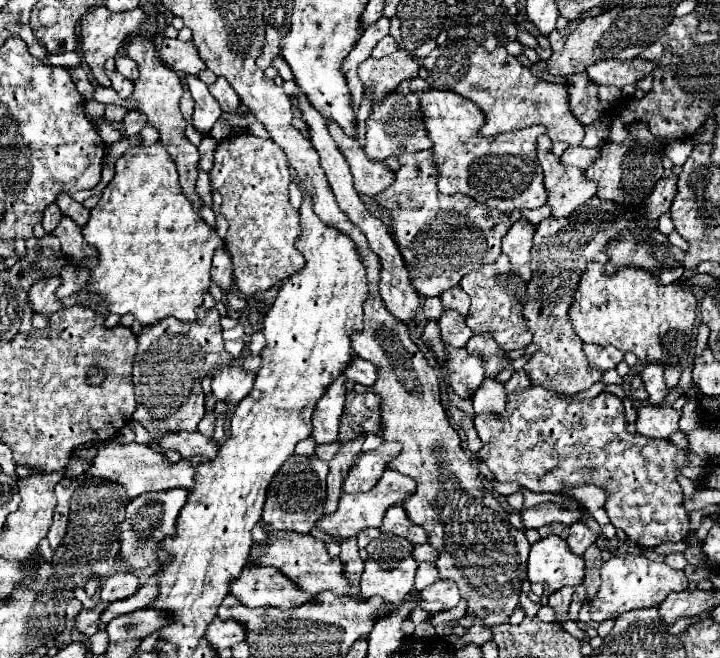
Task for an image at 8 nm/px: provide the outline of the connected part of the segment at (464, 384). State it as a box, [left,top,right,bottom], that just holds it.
[446,346,486,398]

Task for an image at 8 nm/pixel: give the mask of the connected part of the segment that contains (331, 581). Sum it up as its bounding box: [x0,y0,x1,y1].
[256,532,350,596]

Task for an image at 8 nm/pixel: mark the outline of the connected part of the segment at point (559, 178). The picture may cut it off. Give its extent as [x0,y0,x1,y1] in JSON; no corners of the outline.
[538,136,596,218]

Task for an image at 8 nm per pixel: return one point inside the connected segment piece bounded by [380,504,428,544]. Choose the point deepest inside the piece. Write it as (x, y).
(395, 521)

